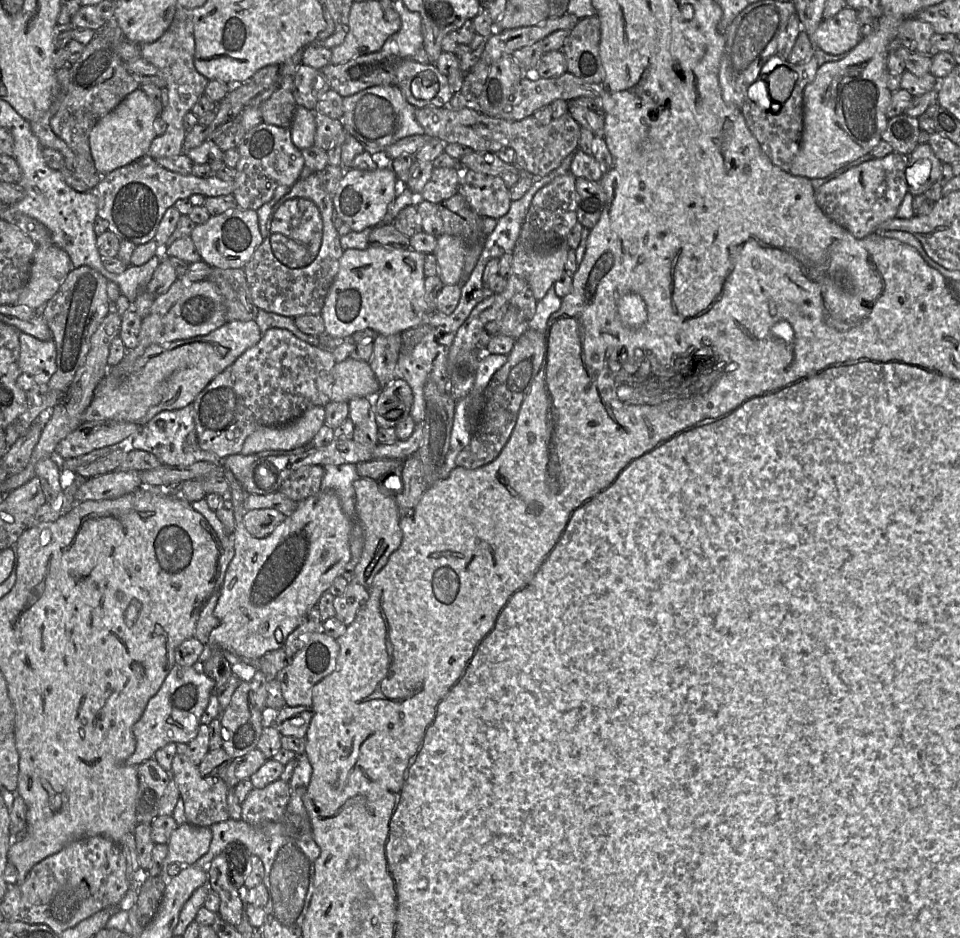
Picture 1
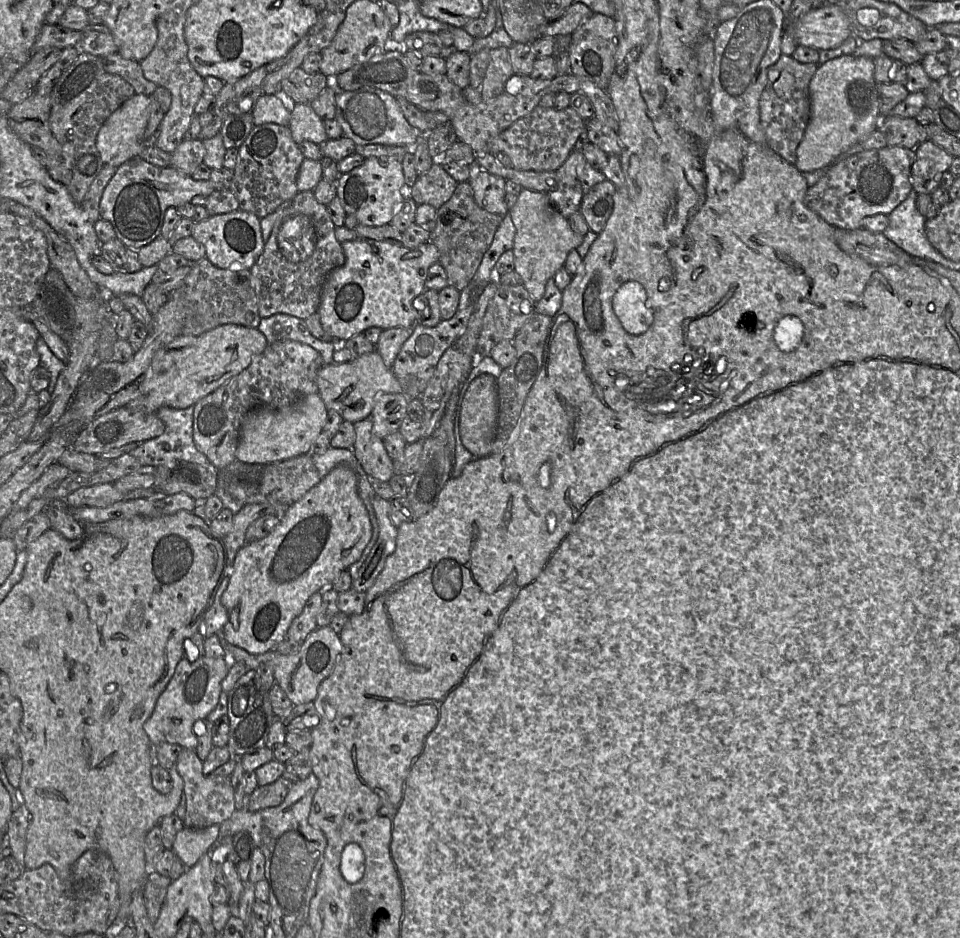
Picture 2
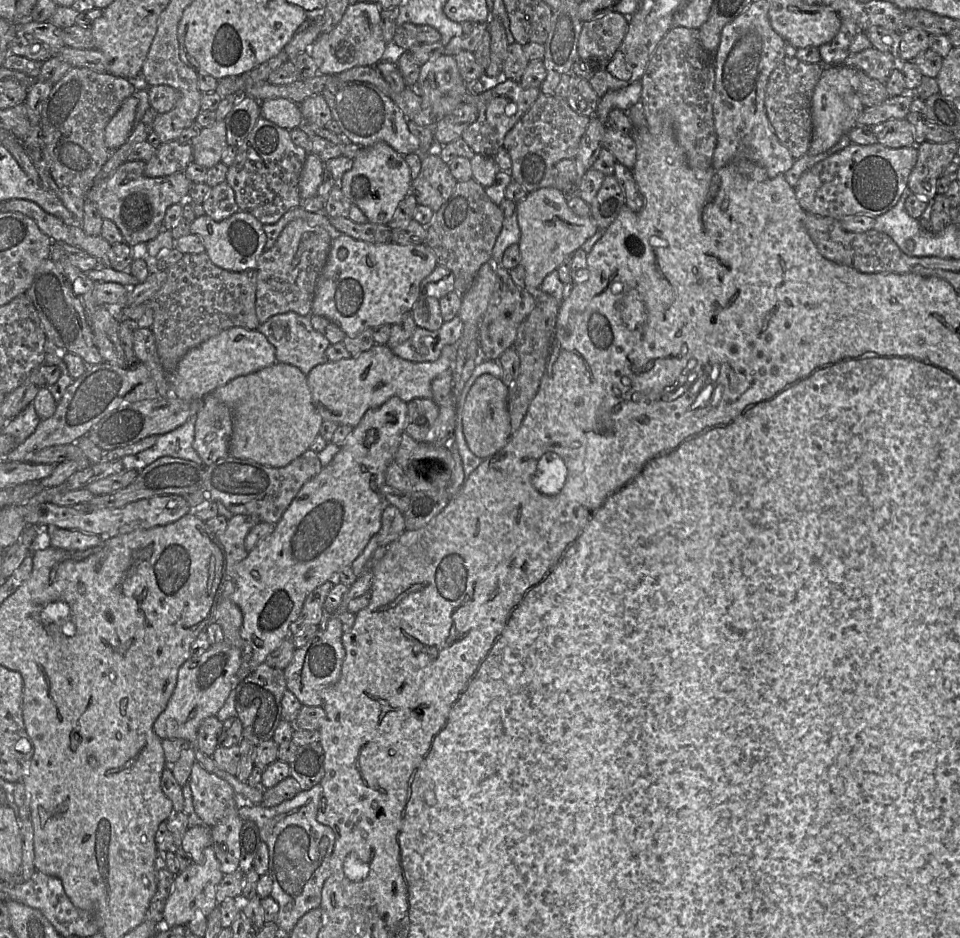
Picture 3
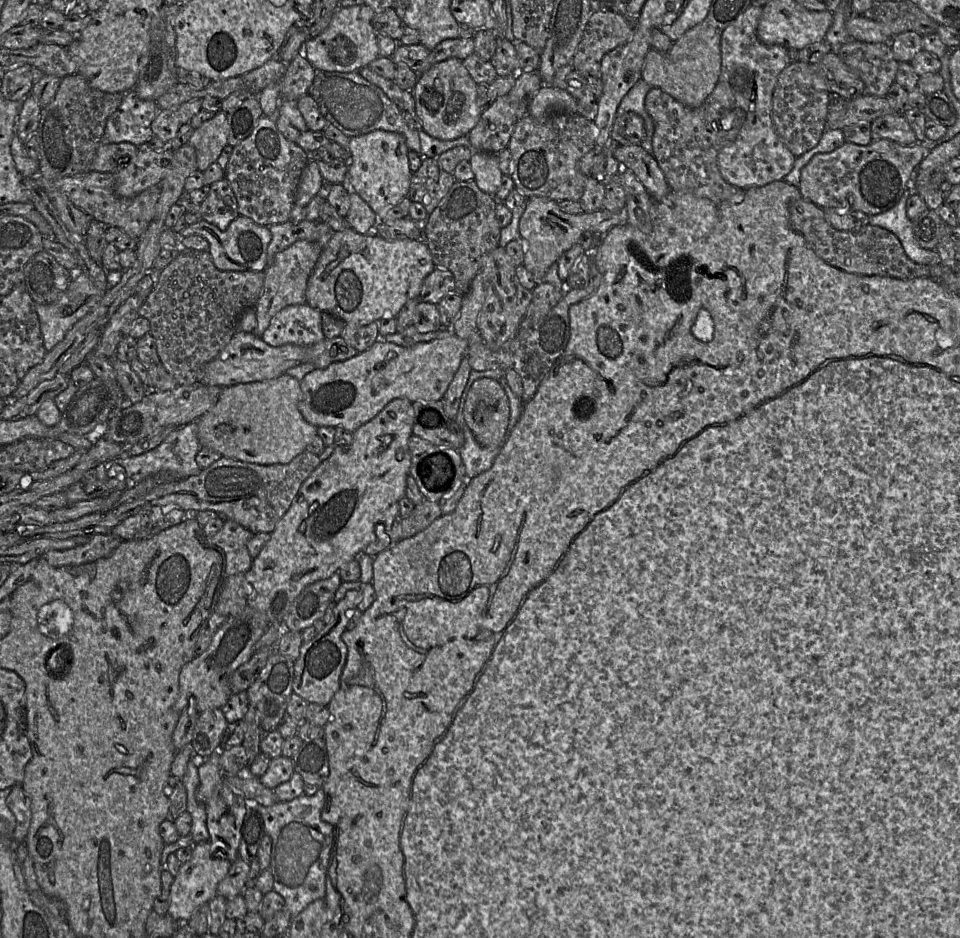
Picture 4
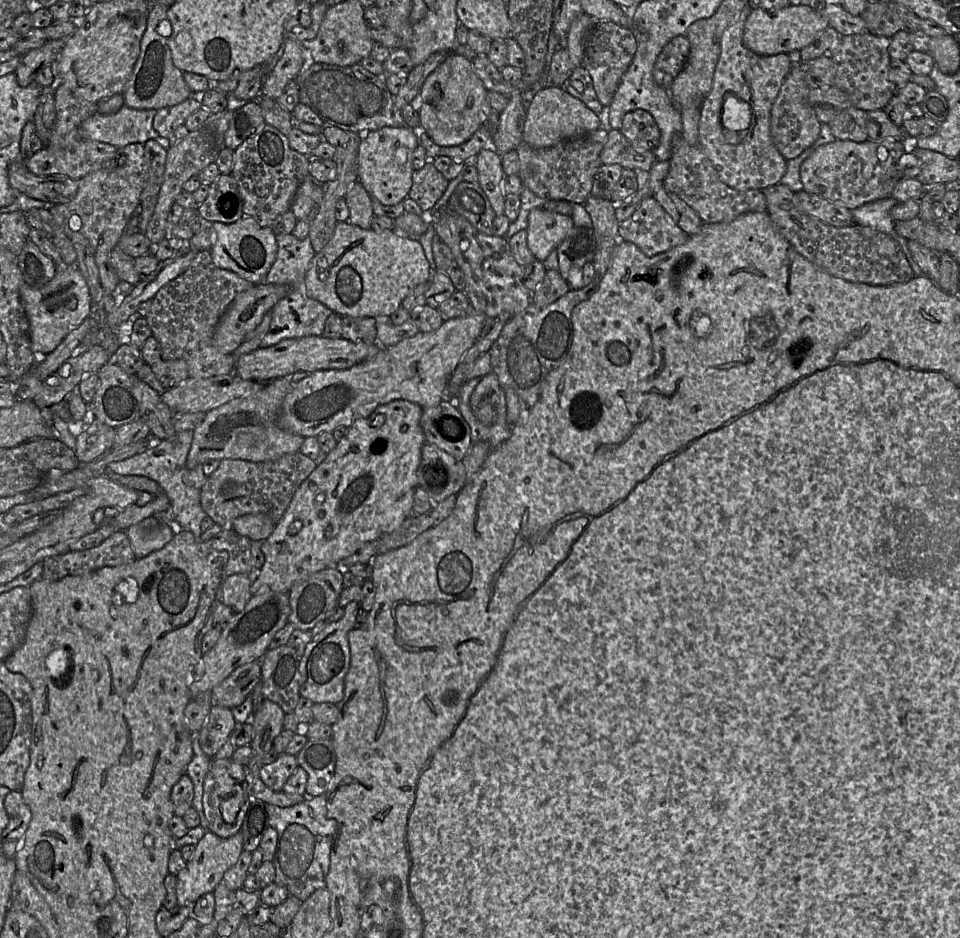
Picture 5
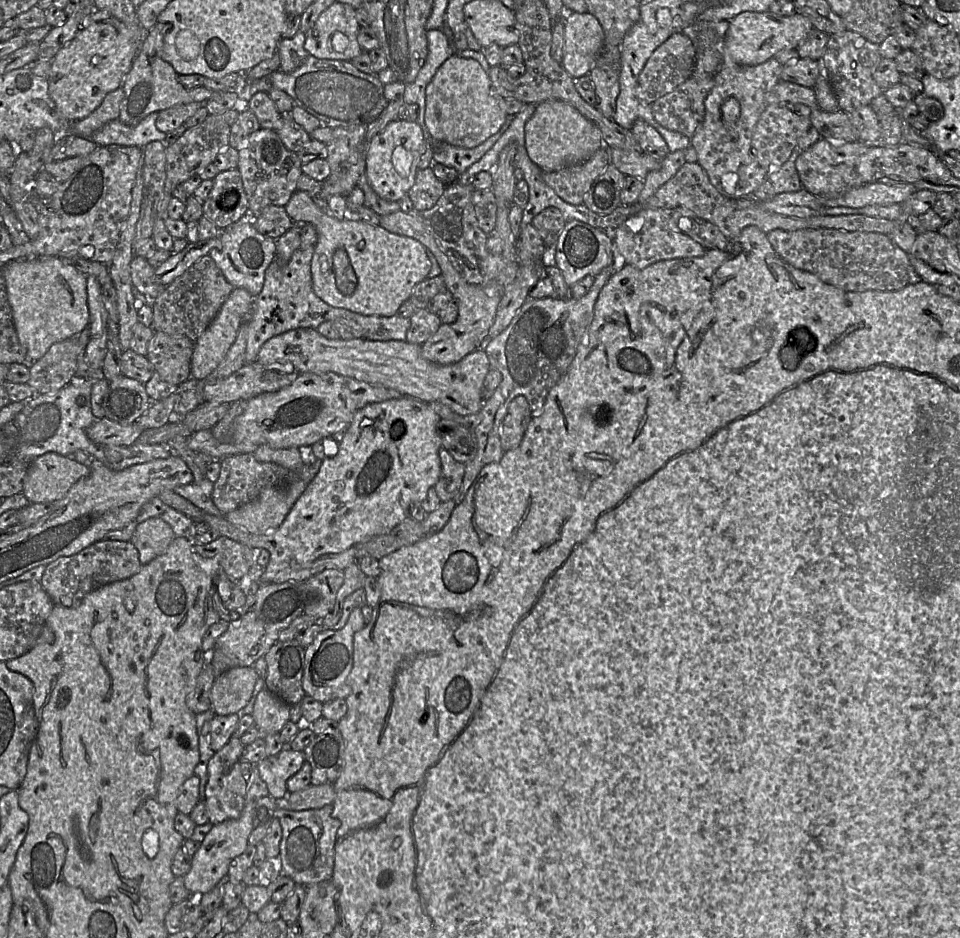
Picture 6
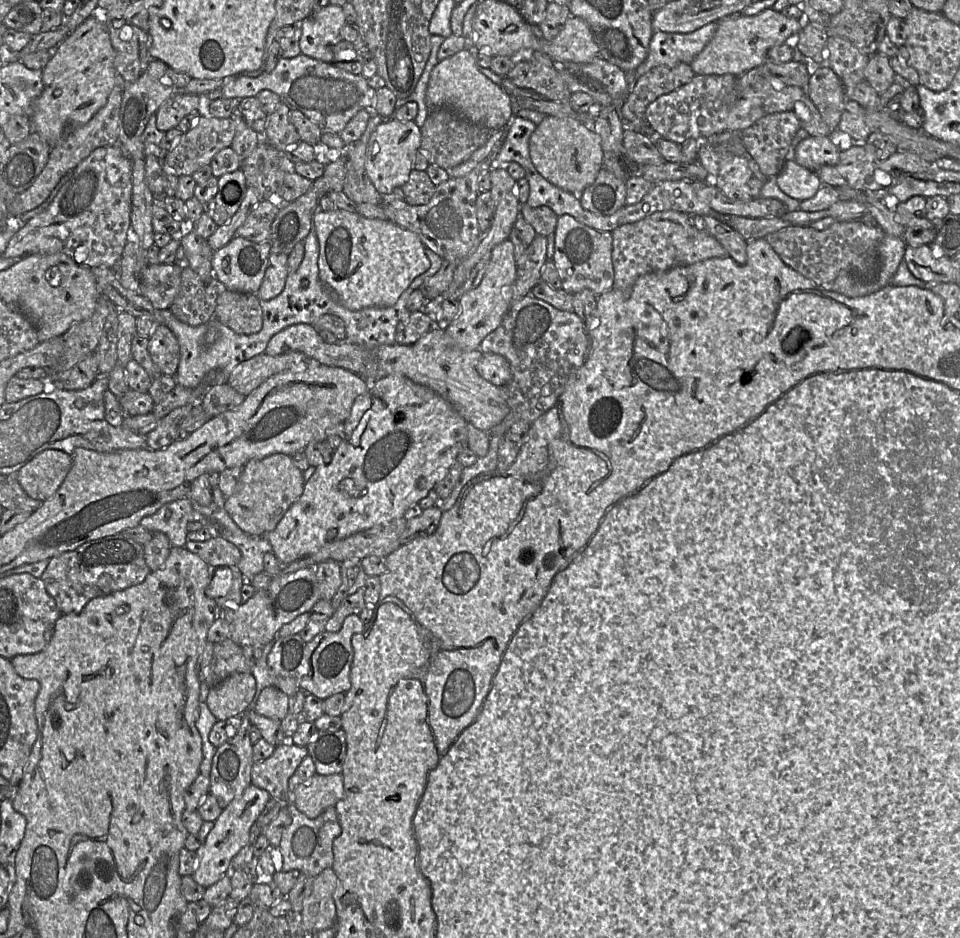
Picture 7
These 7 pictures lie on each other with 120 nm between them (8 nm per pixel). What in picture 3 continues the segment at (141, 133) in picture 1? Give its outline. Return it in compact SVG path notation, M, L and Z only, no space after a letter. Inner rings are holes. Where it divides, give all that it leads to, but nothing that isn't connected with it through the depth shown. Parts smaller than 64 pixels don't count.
M131 95L121 104L117 113L111 118L105 128L105 144L109 151L120 148L130 136L135 127L135 114L138 99Z

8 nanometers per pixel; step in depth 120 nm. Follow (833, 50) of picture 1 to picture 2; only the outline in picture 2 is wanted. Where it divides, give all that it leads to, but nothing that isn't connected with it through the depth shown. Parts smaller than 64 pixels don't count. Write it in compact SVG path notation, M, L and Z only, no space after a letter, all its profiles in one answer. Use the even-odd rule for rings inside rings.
M837 4L812 8L793 23L797 45L817 50L837 48L851 35L848 19Z

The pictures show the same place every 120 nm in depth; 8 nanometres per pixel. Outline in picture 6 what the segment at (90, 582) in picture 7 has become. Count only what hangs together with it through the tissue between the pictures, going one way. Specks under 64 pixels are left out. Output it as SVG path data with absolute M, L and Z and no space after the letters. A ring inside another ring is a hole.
M102 539L77 554L60 557L48 564L40 582L55 605L72 607L91 591L128 579L141 567L139 552L131 541Z

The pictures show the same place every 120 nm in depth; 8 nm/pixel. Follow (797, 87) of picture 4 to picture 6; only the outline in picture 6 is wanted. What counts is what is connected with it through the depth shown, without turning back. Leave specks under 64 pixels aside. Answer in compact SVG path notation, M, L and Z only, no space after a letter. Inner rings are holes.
M768 105L754 129L752 152L770 173L789 159L799 139L811 127L809 117L783 105Z

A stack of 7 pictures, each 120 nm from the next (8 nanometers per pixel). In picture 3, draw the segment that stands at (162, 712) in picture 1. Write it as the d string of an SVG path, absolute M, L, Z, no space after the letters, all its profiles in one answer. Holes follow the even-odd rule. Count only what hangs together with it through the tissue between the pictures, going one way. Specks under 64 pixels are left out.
M222 641L210 646L200 656L191 656L179 668L177 682L166 708L158 716L153 724L156 735L162 739L184 739L194 750L195 762L207 772L212 773L228 782L236 796L243 797L243 801L260 805L263 792L262 787L252 787L246 782L239 781L226 771L220 769L212 756L206 756L197 747L197 732L200 724L208 717L215 716L224 705L230 692L240 682L236 680L236 673L239 670L242 660L242 651Z

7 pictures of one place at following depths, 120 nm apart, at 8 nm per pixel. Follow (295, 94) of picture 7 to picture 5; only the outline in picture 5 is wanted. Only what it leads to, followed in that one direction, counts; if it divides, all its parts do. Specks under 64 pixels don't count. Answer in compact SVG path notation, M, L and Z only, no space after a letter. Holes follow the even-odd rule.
M315 62L309 68L302 69L295 81L299 102L318 115L324 125L321 129L334 126L364 134L386 126L406 126L401 111L394 106L394 95L387 89L384 77L372 74L359 63L342 67Z

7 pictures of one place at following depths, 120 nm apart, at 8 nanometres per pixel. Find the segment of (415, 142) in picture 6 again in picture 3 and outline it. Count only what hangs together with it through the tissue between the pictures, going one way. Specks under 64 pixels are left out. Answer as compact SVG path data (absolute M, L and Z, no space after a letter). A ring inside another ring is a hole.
M384 142L362 147L353 159L352 168L338 183L343 194L374 224L387 225L399 203L411 192L412 178L405 157Z

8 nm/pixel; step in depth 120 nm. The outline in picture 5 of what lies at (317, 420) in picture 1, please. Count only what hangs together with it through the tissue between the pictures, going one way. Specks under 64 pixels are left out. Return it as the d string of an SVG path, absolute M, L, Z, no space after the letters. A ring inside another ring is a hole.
M284 377L268 384L255 383L246 394L206 412L204 420L194 430L186 467L193 469L214 459L262 462L298 452L305 437L289 433L277 425L283 400L293 386L291 380Z

